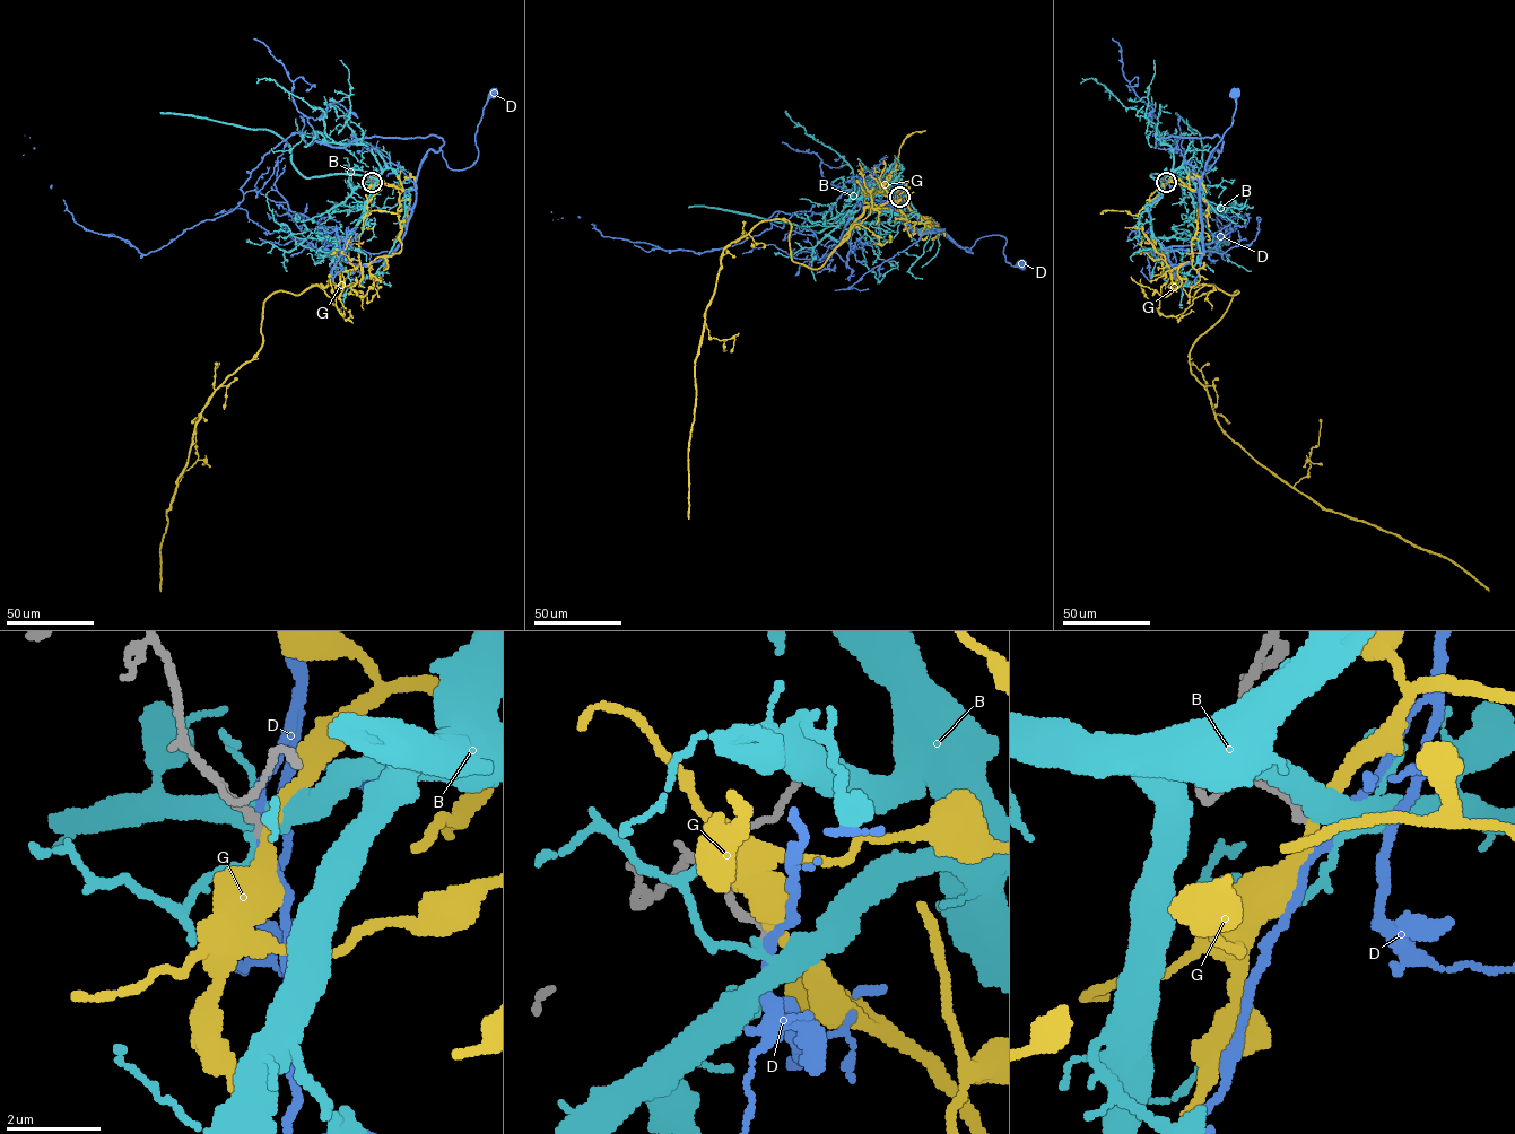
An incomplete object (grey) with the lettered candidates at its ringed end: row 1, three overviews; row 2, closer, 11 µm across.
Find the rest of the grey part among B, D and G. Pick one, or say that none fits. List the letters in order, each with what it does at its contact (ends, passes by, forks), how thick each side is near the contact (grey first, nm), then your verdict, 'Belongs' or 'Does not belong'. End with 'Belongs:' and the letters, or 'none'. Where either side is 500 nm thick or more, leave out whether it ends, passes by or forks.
B: It passes by. Thickness 170 nm (grey) against 240 nm. Belongs
D: It passes by. Thickness 170 nm (grey) against 180 nm. Does not belong
G: It passes by. Thickness 190 nm (grey) against 280 nm. Does not belong
Belongs: B

